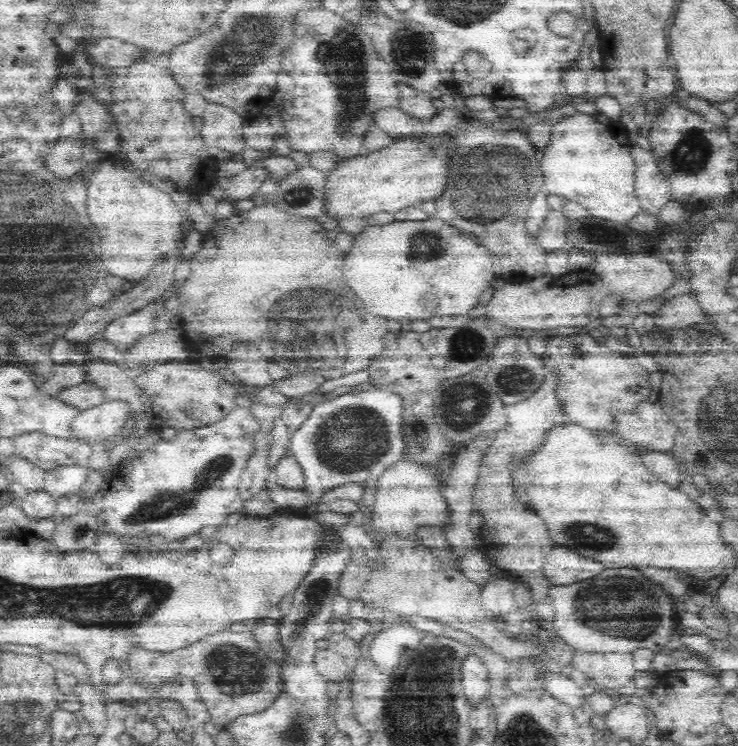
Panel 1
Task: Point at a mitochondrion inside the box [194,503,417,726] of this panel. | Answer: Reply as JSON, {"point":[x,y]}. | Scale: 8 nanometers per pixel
{"point":[236,670]}

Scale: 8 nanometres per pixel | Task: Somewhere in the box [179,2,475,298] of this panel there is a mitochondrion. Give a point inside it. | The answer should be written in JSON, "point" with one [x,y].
{"point":[249,46]}

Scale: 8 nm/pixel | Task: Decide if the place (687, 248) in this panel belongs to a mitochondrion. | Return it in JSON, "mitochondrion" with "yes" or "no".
{"mitochondrion":"no"}

